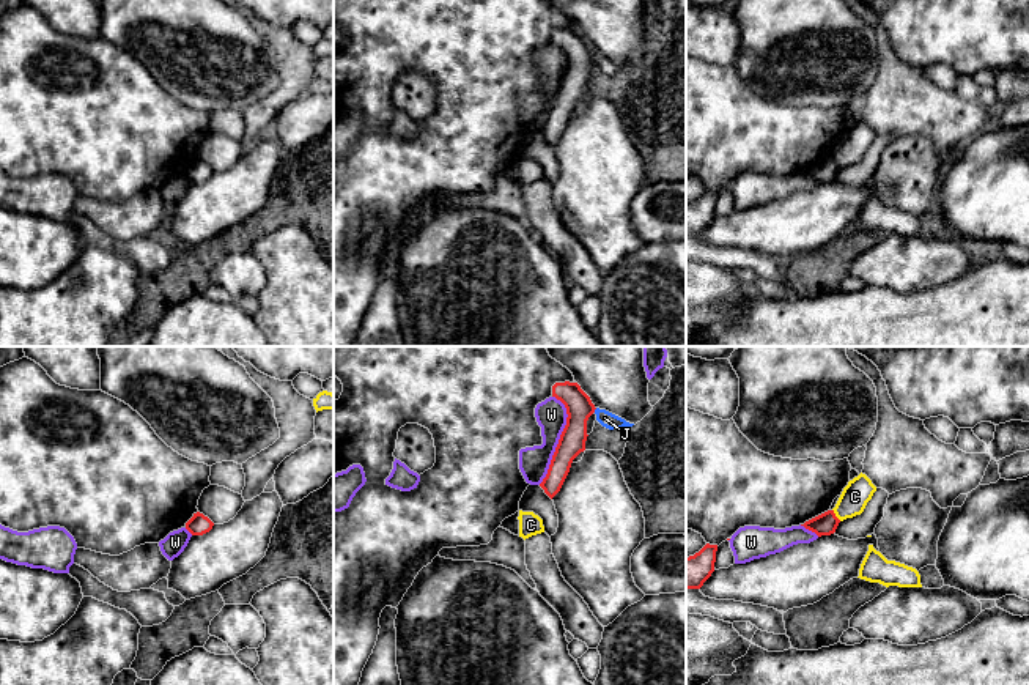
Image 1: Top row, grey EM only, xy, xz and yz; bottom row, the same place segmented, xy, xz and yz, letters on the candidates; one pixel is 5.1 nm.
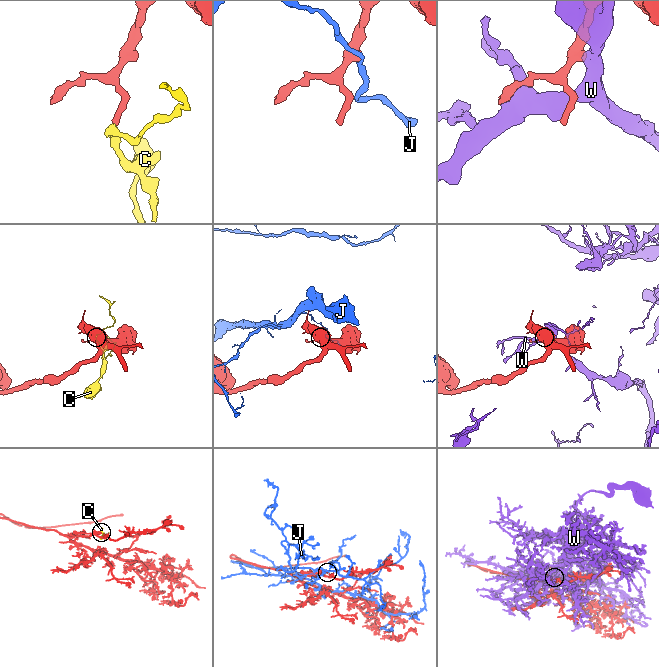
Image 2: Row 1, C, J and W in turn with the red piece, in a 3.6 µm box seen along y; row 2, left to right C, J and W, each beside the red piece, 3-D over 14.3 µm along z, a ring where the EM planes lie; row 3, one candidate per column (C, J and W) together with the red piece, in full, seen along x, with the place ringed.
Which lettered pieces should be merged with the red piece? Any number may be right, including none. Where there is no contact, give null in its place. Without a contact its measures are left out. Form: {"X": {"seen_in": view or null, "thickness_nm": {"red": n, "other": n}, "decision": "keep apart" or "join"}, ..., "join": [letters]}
{"C": {"seen_in": "yz", "thickness_nm": {"red": 120, "other": 140}, "decision": "keep apart"}, "J": {"seen_in": "xz", "thickness_nm": {"red": 140, "other": 80}, "decision": "keep apart"}, "W": {"seen_in": "xz", "thickness_nm": {"red": 140, "other": 160}, "decision": "keep apart"}, "join": []}

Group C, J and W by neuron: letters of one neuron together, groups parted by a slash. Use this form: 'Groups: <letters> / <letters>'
Groups: C / J / W

